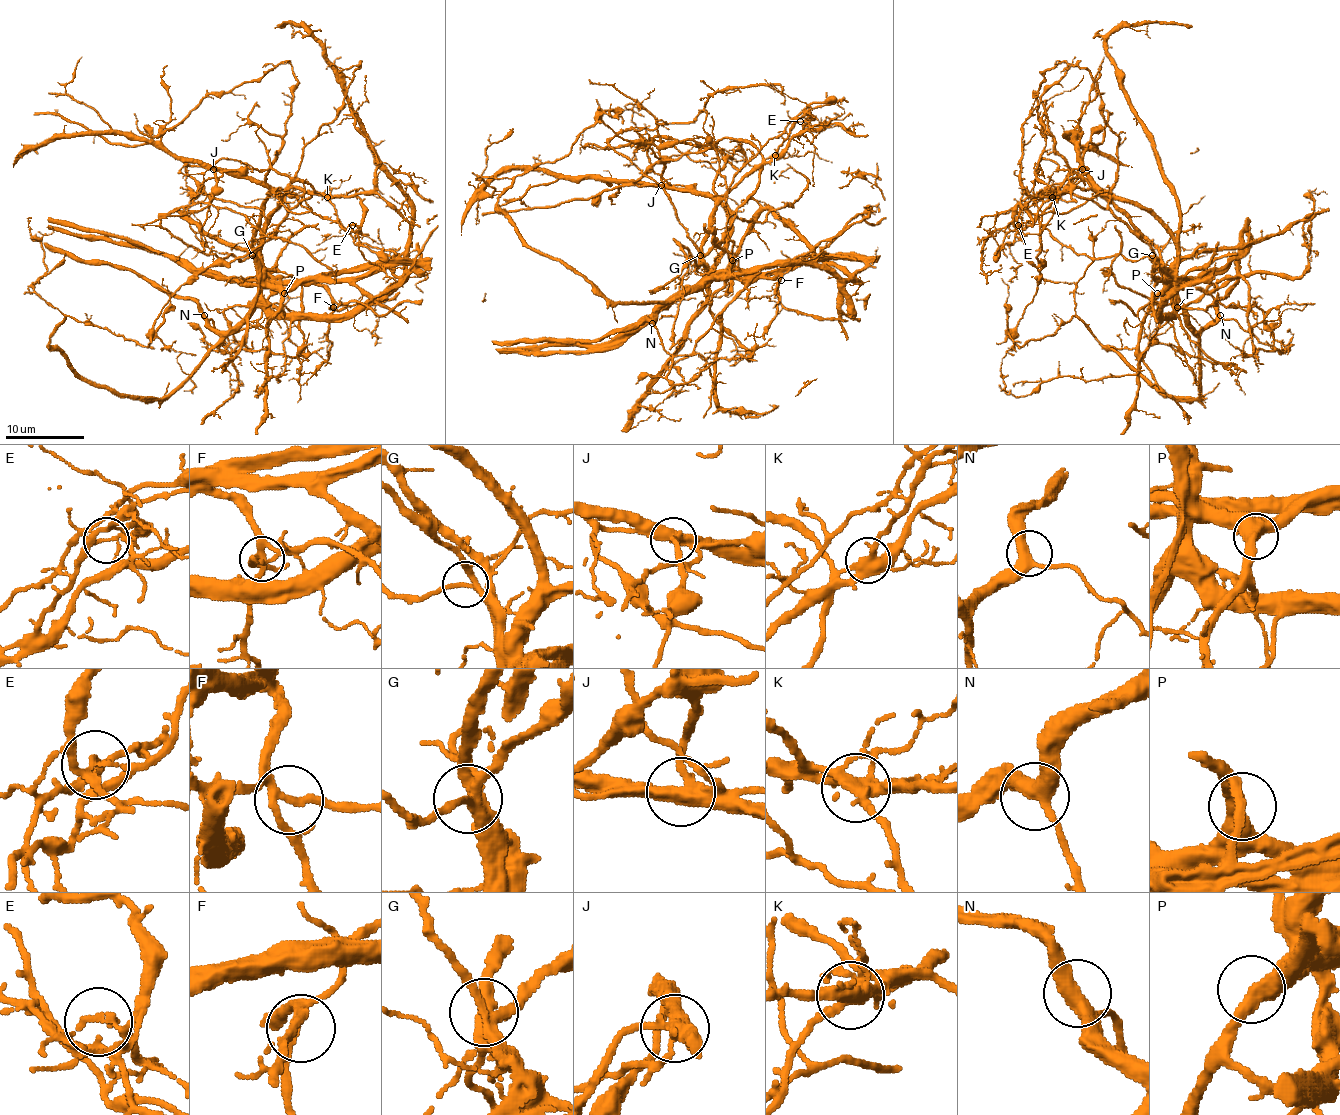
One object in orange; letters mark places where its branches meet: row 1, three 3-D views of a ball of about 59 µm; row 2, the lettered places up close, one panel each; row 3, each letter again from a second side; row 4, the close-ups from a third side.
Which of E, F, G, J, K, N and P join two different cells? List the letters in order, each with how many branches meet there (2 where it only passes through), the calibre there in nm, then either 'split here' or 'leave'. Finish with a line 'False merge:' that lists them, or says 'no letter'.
E: 4 | 140 nm | split here
F: 4 | 240 nm | leave
G: 4 | 240 nm | split here
J: 3 | 400 nm | split here
K: 4 | 420 nm | split here
N: 3 | 400 nm | leave
P: 2 | 480 nm | leave
False merge: E, G, J, K

